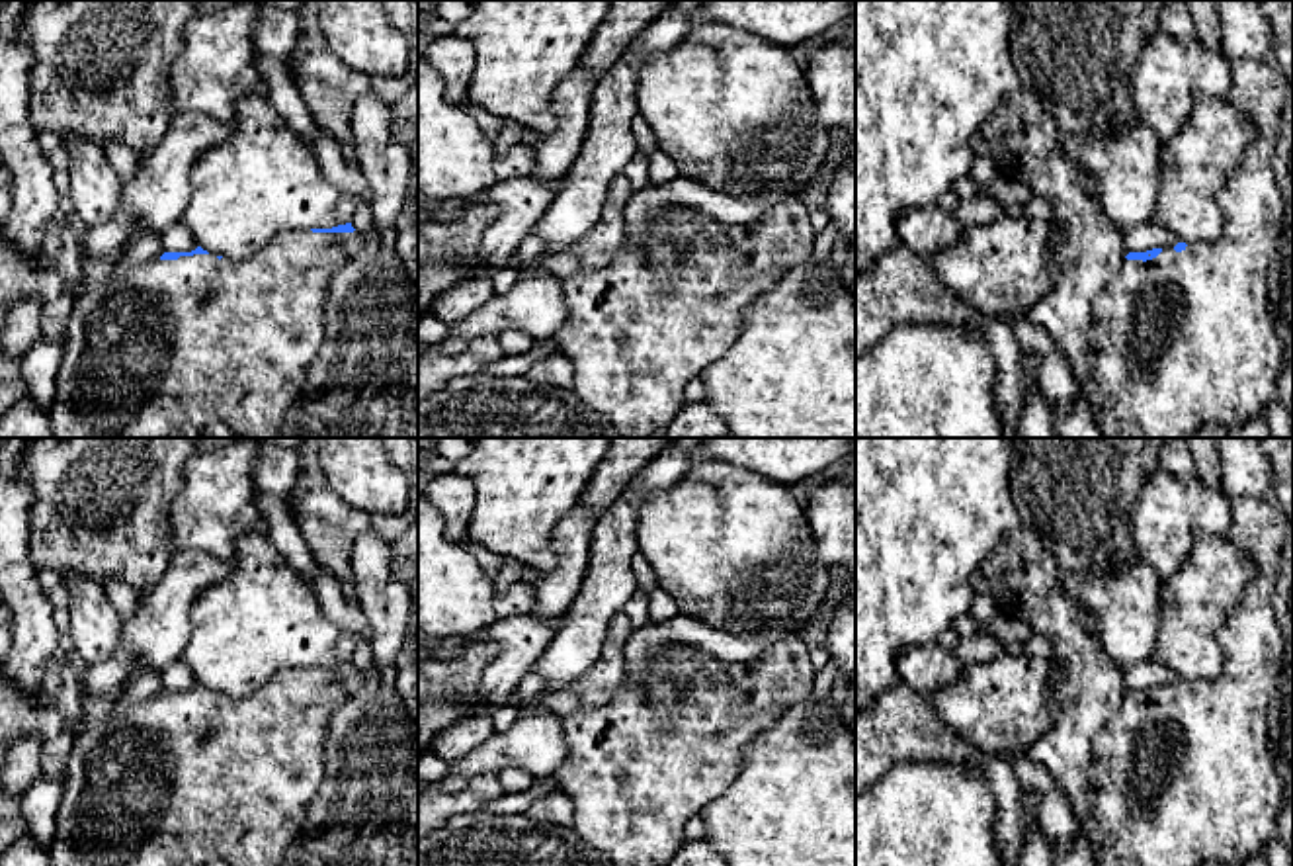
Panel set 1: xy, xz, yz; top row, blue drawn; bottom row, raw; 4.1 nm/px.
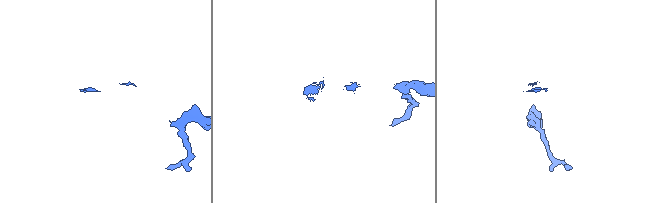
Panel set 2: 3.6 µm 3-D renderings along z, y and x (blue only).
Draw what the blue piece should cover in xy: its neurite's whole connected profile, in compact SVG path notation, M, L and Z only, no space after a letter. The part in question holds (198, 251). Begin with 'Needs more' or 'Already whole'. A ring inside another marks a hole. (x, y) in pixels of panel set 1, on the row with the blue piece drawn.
Needs more. M346 223L281 231L258 254L240 262L197 246L86 276L64 332L49 438L203 438L205 426L215 420L225 422L236 438L277 438L324 340L330 280L365 250L367 237Z

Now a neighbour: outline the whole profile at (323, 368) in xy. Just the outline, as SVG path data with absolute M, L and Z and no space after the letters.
M363 252L330 280L324 340L277 438L418 438L418 297L396 260Z

